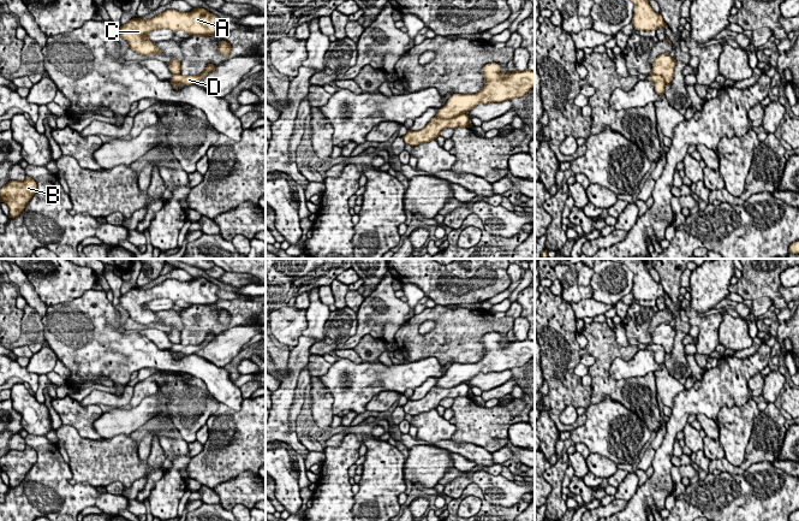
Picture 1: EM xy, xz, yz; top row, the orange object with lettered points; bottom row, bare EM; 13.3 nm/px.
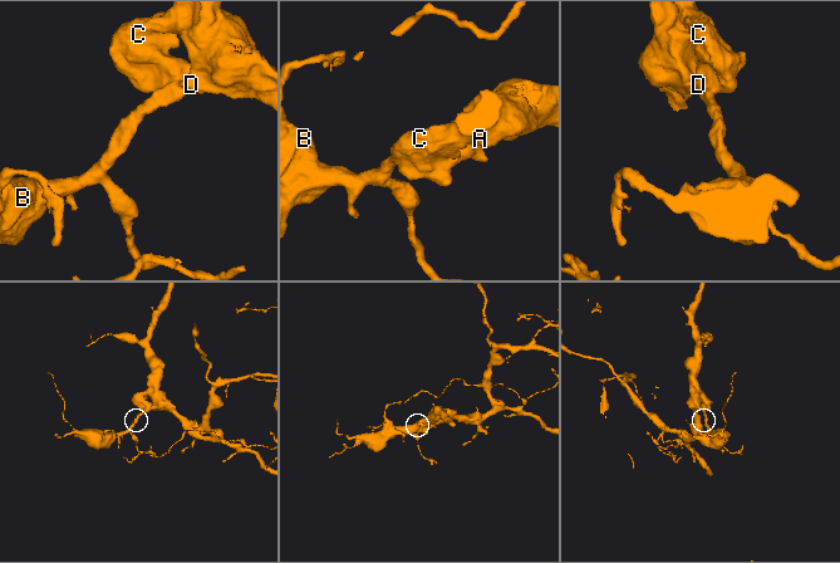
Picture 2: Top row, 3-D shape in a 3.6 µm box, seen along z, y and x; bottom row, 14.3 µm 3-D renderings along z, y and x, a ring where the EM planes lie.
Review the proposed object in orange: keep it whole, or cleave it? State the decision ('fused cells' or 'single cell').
single cell

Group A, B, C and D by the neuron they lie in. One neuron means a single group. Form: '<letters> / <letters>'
A B C D

